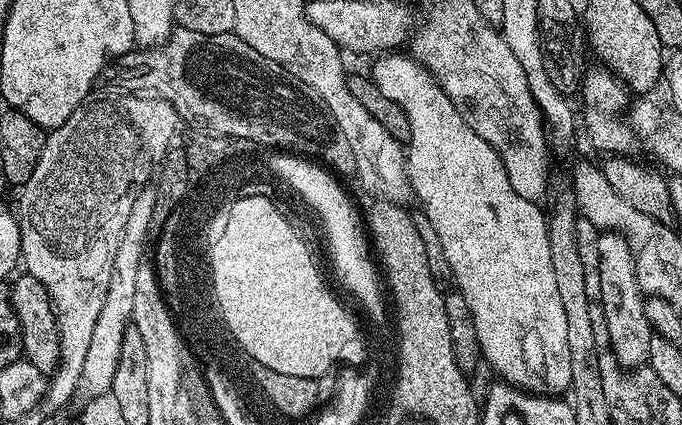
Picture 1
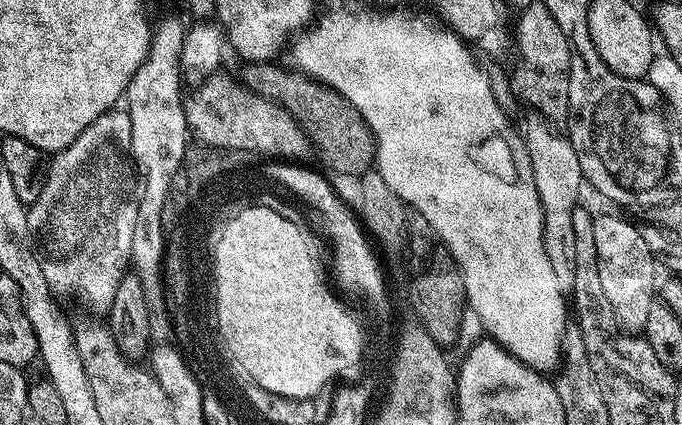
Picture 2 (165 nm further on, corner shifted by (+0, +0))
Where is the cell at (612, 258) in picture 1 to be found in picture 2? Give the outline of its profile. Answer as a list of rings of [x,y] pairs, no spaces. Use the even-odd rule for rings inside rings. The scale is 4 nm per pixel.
[[[599,214],[593,215],[592,221],[594,222],[594,250],[598,250],[598,278],[602,278],[602,290],[606,294],[606,302],[610,302],[610,306],[616,315],[616,324],[621,329],[627,330],[632,334],[639,333],[646,326],[646,317],[650,314],[650,306],[658,296],[658,279],[656,280],[656,264],[658,268],[657,257],[656,260],[652,257],[652,248],[648,245],[647,238],[630,221],[623,220],[620,216],[599,216]]]

